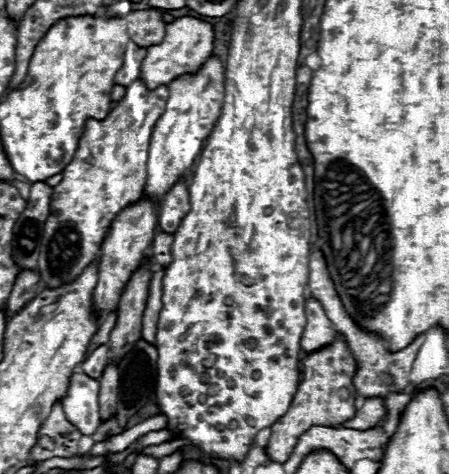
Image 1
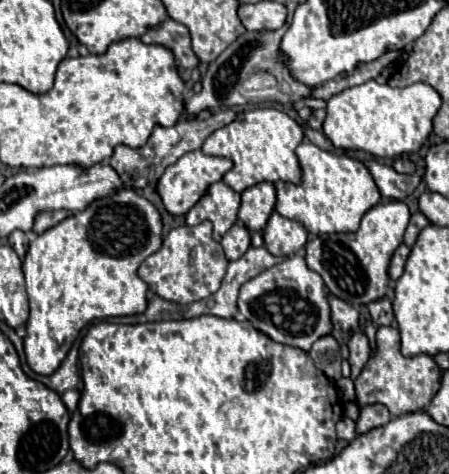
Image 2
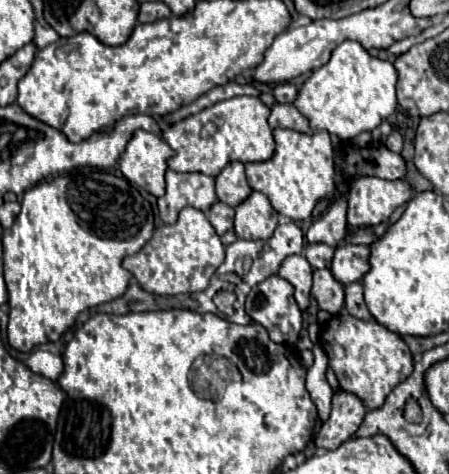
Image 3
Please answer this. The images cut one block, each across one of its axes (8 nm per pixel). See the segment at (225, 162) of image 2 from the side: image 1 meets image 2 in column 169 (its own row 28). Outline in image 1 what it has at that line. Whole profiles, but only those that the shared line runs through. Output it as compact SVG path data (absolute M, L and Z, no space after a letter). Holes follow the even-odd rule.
M190 16L178 18L166 26L166 38L160 44L148 48L148 54L142 62L140 78L146 80L146 88L158 88L162 84L168 86L178 76L198 72L198 68L202 68L202 64L212 54L212 42L214 42L214 32L208 22Z

